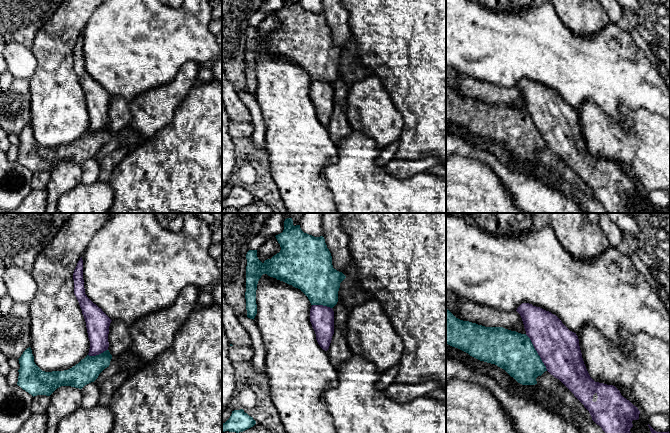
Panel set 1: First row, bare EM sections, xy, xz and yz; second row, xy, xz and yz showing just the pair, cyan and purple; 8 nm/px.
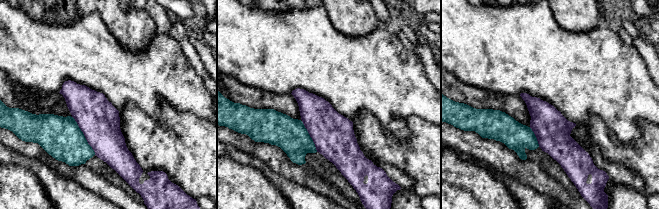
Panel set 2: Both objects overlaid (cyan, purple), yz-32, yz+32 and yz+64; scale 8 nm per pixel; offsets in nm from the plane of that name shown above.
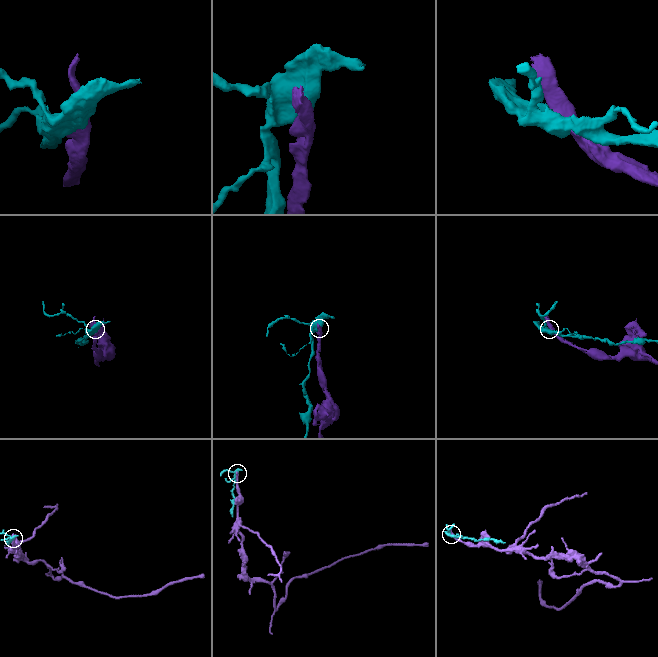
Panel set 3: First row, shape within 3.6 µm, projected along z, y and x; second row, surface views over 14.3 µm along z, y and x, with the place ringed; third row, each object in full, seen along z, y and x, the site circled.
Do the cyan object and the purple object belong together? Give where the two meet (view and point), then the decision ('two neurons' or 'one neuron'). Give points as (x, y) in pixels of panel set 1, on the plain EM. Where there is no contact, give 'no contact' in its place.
meets cyan in yz at (536, 128); two neurons

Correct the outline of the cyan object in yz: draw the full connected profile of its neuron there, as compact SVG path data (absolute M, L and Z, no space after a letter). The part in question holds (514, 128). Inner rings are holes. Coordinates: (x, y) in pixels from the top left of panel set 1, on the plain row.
M447 84L446 120L497 141L522 161L537 160L536 154L547 147L526 110L463 97Z

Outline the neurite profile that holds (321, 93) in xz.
M312 81L310 85L310 98L316 110L320 123L327 127L334 110L334 87L323 81Z

